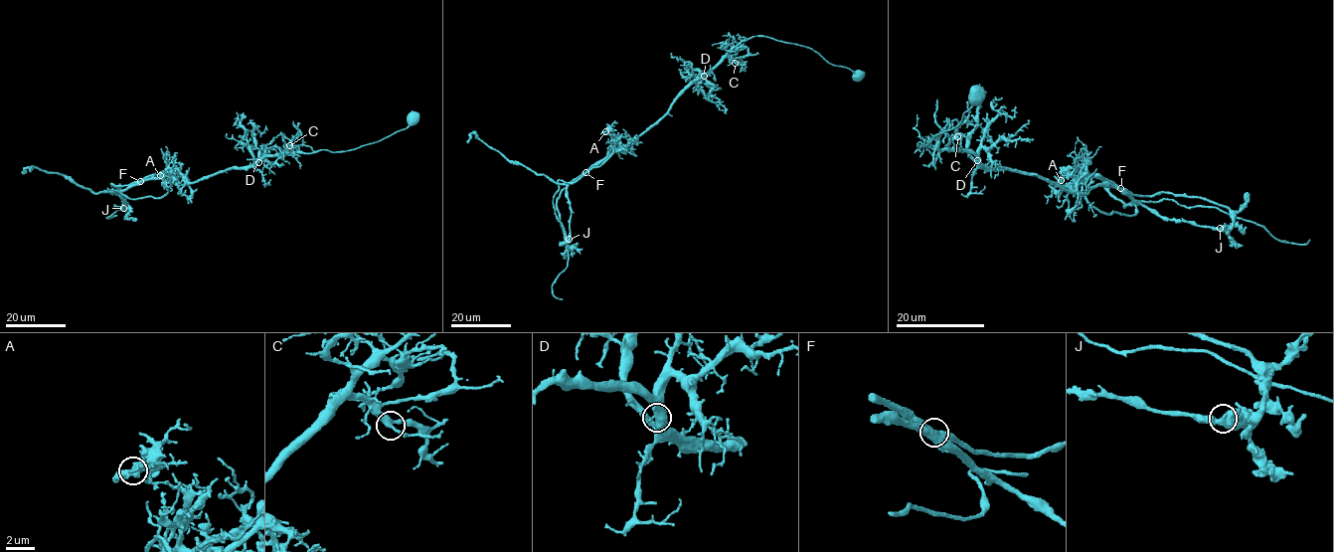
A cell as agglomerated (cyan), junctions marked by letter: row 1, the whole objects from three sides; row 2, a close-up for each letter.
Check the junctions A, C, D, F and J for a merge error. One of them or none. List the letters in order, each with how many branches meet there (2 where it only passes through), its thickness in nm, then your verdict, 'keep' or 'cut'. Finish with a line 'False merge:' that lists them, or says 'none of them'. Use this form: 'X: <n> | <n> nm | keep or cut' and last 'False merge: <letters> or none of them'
A: 3 | 460 nm | keep
C: 3 | 380 nm | keep
D: 2 | 600 nm | keep
F: 2 | 650 nm | cut
J: 3 | 550 nm | keep
False merge: F

